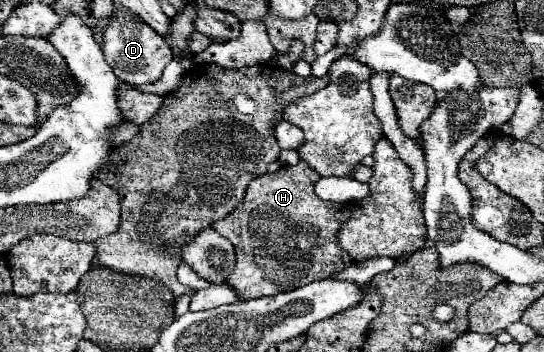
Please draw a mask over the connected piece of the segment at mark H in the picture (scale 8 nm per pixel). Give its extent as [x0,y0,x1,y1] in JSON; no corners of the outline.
[212,162,352,300]

